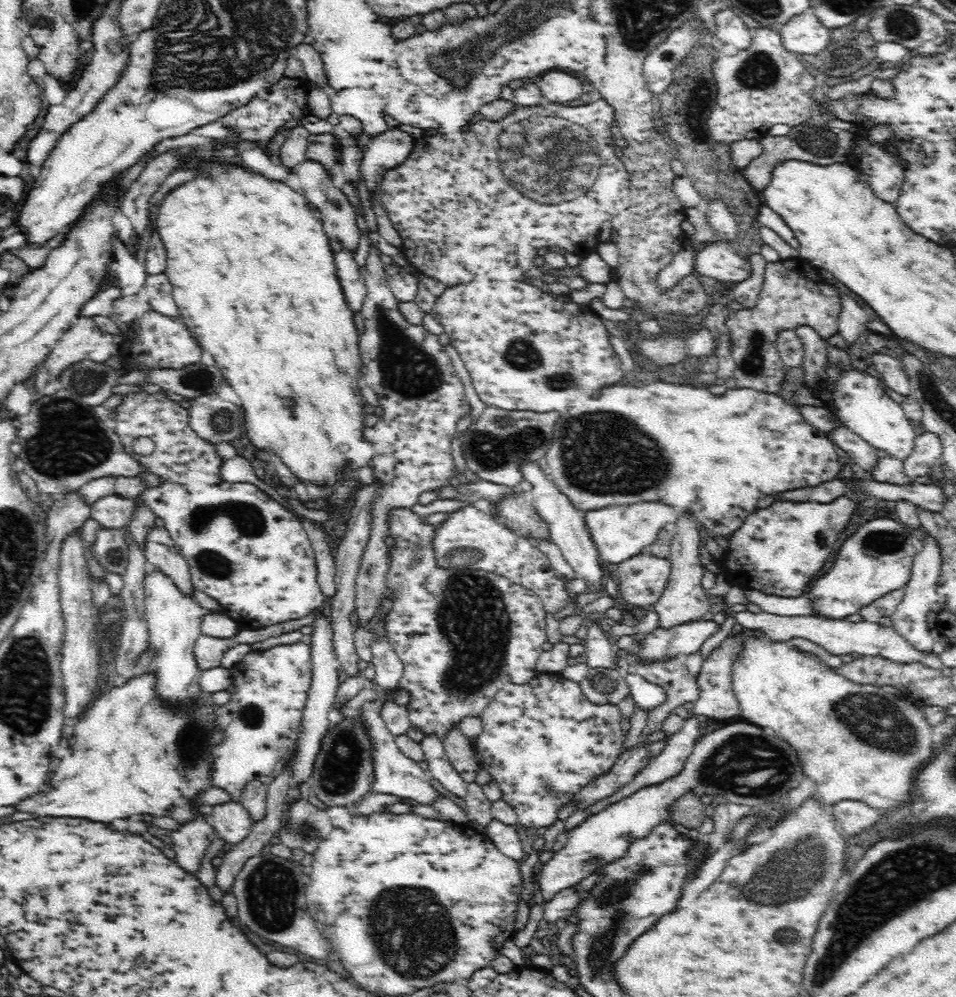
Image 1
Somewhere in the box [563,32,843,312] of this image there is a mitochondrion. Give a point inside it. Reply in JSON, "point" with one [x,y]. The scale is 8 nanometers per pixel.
{"point":[760,71]}

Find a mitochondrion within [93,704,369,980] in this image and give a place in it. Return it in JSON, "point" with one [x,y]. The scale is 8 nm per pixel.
{"point":[270,889]}

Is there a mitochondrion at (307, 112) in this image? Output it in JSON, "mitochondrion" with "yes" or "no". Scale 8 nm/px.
{"mitochondrion":"no"}

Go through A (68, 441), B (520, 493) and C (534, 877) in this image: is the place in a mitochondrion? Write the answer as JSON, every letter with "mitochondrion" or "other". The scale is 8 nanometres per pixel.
{"A":"mitochondrion","B":"other","C":"other"}

